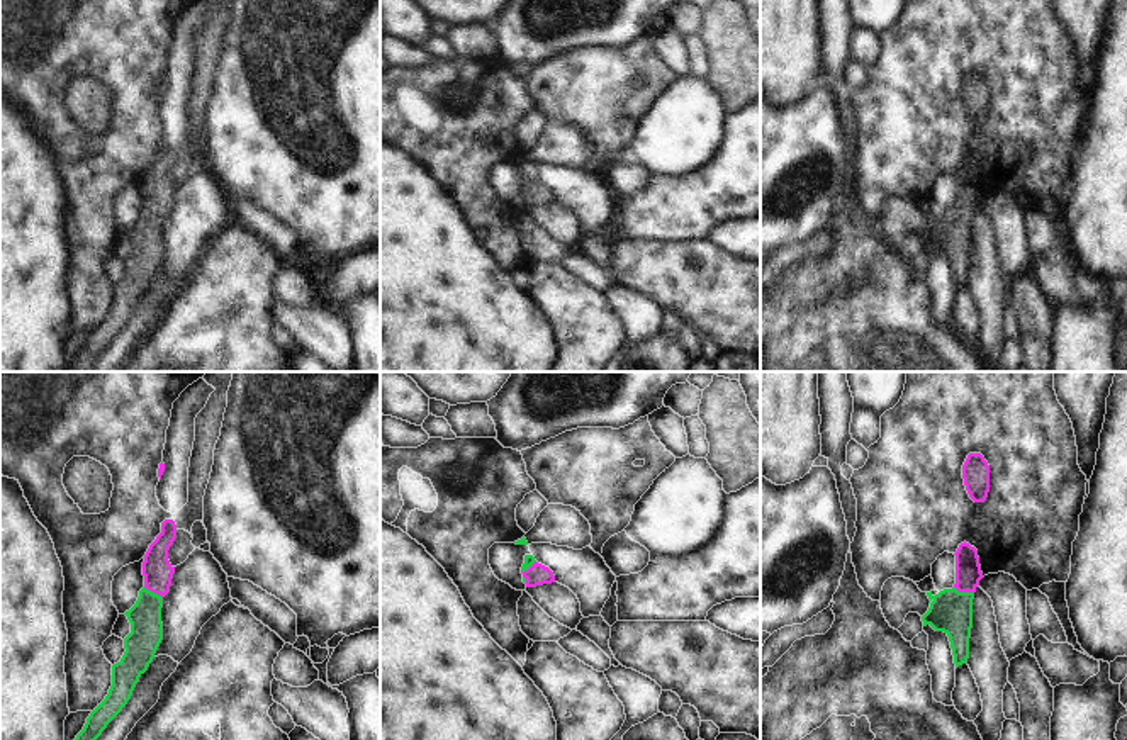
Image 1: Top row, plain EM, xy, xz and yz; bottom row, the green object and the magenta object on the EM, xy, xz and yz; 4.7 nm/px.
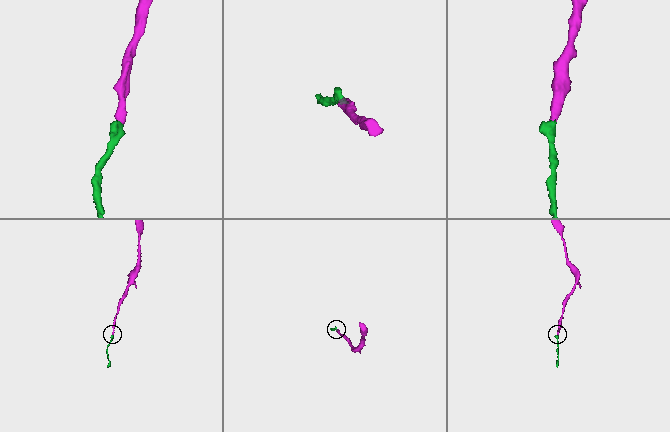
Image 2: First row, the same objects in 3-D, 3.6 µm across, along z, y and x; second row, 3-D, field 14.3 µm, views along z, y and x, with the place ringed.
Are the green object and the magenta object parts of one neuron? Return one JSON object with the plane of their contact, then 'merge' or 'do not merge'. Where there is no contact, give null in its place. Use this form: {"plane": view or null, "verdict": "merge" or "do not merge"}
{"plane": "yz", "verdict": "merge"}

